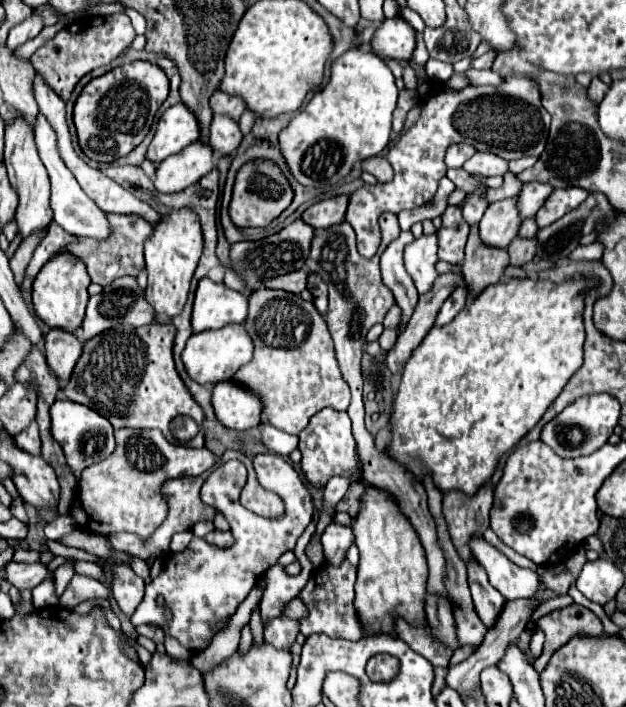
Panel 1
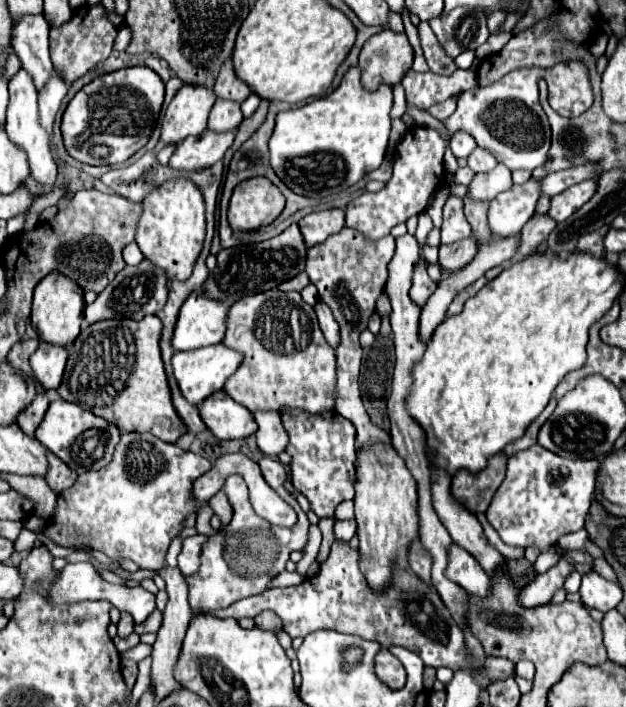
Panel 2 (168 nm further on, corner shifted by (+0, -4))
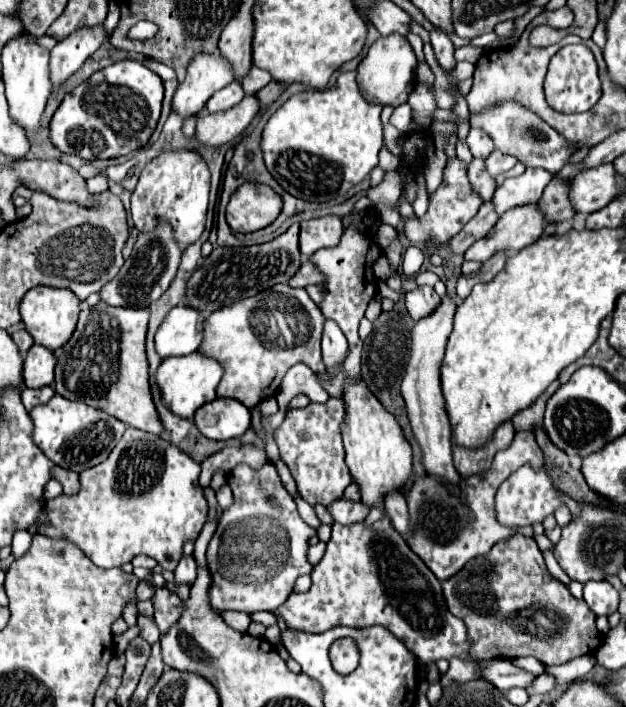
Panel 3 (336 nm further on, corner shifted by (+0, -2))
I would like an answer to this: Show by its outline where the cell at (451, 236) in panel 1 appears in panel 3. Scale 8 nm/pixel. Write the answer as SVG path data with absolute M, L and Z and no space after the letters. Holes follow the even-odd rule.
M455 156L455 158L451 158L451 160L445 164L443 182L441 182L441 186L429 196L427 212L425 212L421 218L415 220L417 224L411 224L411 218L405 218L405 228L403 228L403 232L405 232L405 236L407 236L411 242L425 242L427 246L441 248L441 246L445 246L455 234L461 232L461 228L477 214L477 210L479 210L481 204L483 204L483 198L479 198L477 192L473 192L471 182L469 182L469 178L467 178L467 164Z

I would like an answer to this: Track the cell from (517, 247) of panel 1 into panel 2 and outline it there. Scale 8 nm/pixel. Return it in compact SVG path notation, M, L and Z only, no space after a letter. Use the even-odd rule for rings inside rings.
M533 216L527 226L523 226L521 230L521 242L519 242L519 248L517 248L517 254L519 258L525 258L525 256L531 256L539 244L551 234L551 230L555 228L557 224L551 222L551 218L545 216Z

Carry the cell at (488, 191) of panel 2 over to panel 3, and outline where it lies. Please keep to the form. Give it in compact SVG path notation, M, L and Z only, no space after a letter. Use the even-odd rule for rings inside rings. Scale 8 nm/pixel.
M493 150L491 156L485 160L485 164L487 164L487 170L491 172L491 176L495 178L497 174L511 170L517 164L517 158L515 156L509 156L509 154L503 154L499 150Z

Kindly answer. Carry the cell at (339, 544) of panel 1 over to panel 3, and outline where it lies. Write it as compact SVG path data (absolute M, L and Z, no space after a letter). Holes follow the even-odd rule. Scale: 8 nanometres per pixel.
M339 498L333 504L327 506L331 518L339 524L353 524L353 522L363 522L365 516L369 514L369 506L363 502L351 502L347 498Z

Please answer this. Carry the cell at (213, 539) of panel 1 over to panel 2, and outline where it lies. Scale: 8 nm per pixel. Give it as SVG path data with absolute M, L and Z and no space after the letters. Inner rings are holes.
M205 504L203 510L201 510L199 516L197 516L197 524L195 524L197 534L203 534L203 536L213 536L213 534L215 534L213 528L209 526L209 518L211 518L211 516L213 516L213 512L209 510L209 504Z

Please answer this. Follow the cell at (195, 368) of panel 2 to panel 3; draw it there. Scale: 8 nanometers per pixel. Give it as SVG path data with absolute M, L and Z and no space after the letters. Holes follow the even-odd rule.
M199 352L187 354L187 356L179 356L179 358L167 358L159 364L157 372L155 372L155 384L161 392L161 400L163 404L179 418L187 418L191 420L195 410L199 406L203 406L205 402L215 400L215 388L221 380L223 368L219 366L217 360L205 358Z

